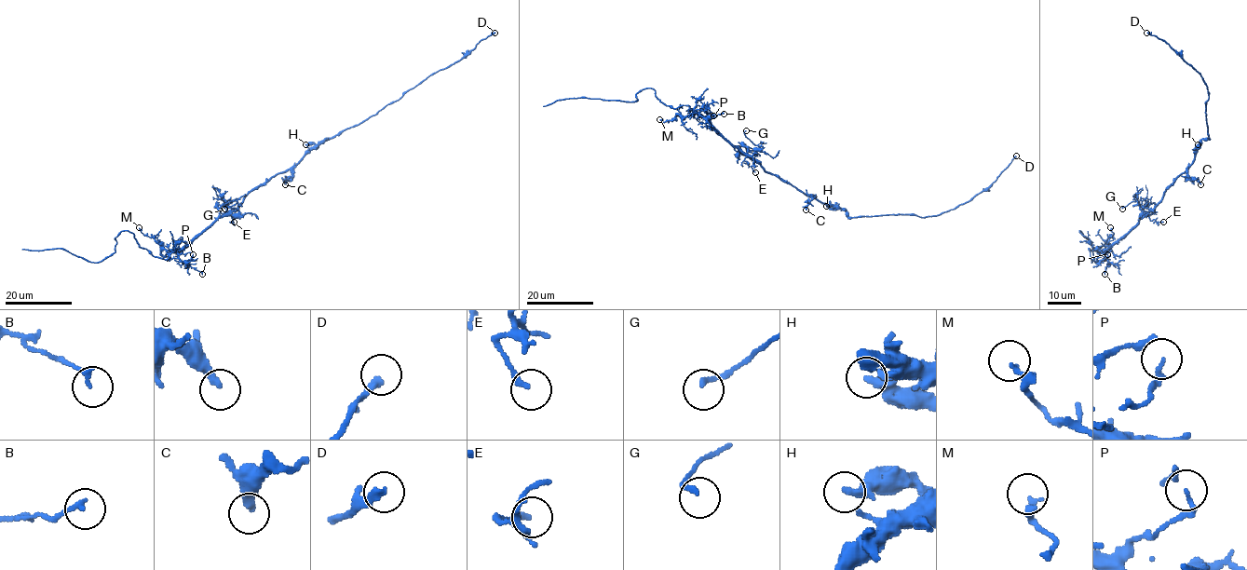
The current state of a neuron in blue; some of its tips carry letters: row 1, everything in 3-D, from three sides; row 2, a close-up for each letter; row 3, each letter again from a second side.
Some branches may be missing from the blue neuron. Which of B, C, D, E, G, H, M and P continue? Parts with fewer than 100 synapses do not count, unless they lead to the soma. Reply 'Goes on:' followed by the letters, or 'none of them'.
Goes on: none of them

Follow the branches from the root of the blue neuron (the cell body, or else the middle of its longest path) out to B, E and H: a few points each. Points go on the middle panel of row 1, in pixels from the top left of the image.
B: (773, 174), (735, 148), (698, 114), (711, 117), (724, 114)
E: (773, 174), (766, 172), (752, 156), (754, 163), (751, 167), (755, 172)
H: (773, 174), (835, 208), (826, 206)

